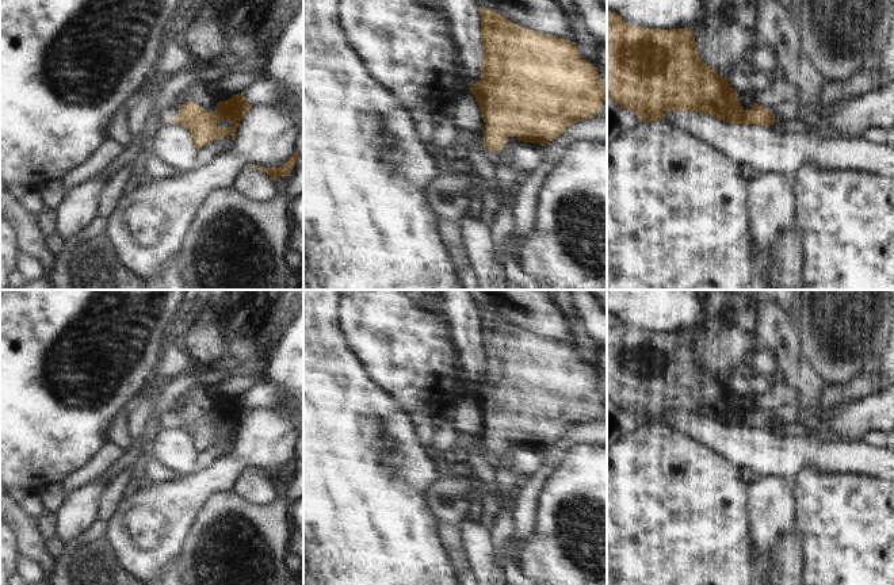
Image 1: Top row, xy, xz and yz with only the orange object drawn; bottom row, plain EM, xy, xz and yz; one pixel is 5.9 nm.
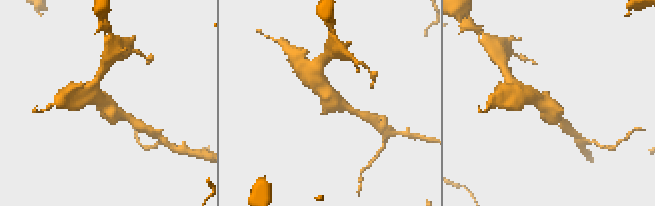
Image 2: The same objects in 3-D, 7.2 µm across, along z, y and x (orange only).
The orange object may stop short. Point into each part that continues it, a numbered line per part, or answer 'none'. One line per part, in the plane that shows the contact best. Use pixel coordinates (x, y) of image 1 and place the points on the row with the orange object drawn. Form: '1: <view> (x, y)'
1: xy (169, 113)

